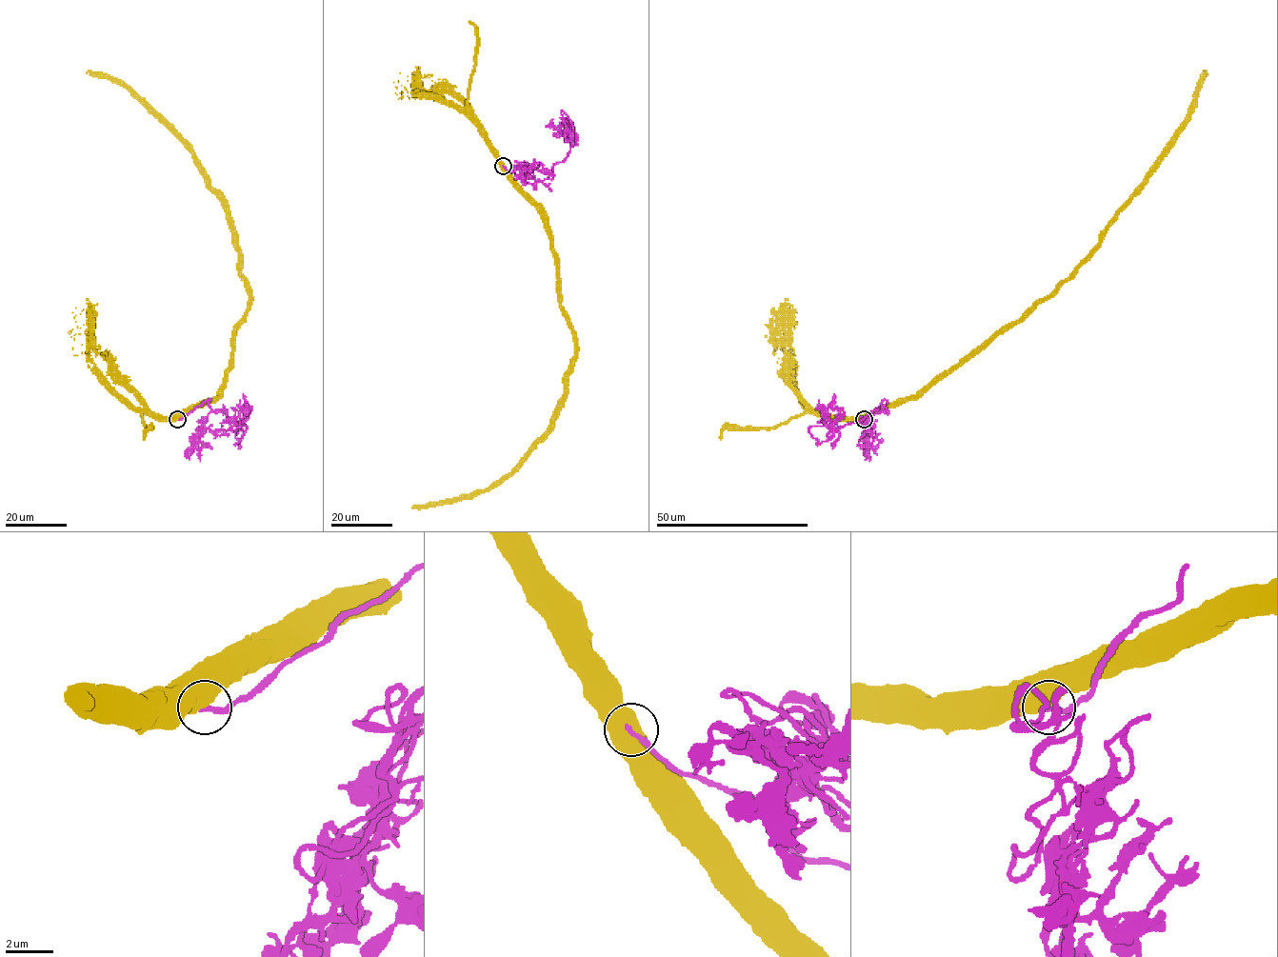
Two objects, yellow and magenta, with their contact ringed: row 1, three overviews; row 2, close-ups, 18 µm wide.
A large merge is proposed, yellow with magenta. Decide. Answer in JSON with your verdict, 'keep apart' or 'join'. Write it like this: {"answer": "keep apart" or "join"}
{"answer": "keep apart"}

